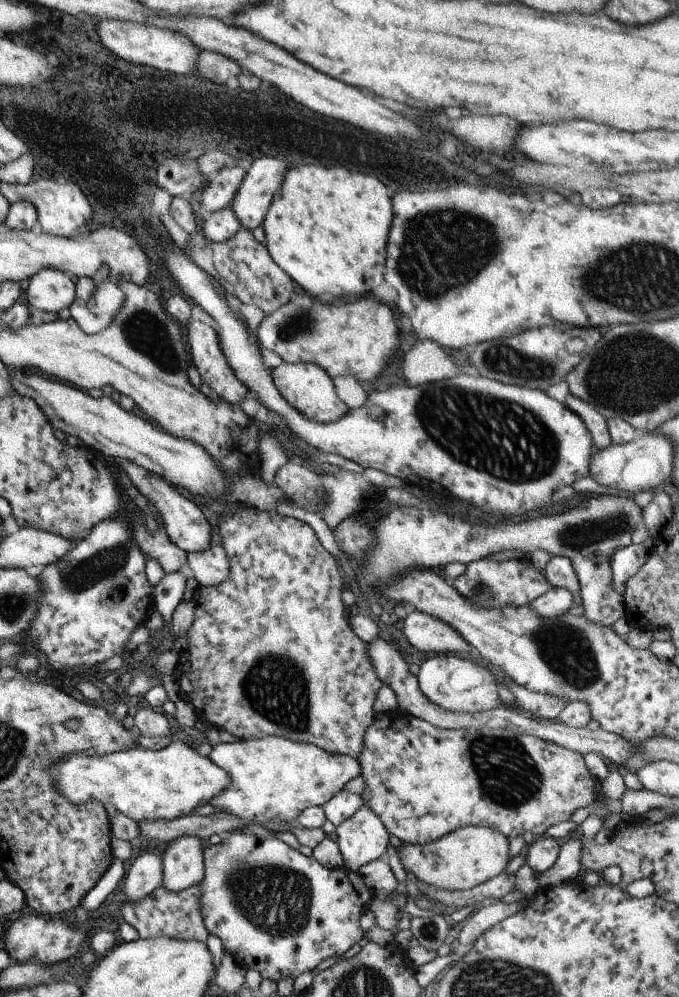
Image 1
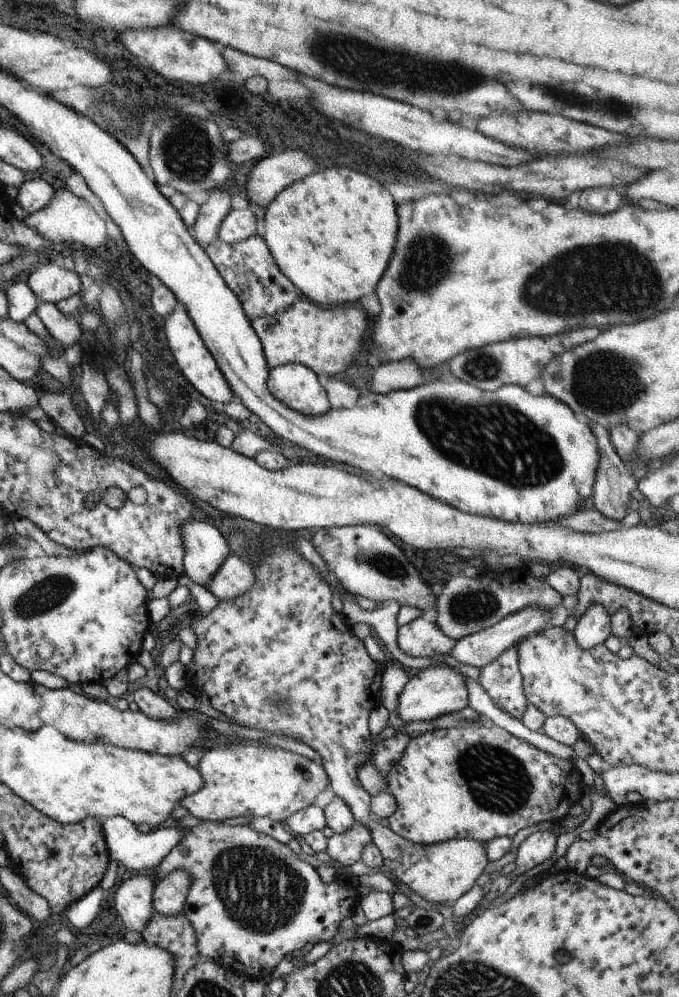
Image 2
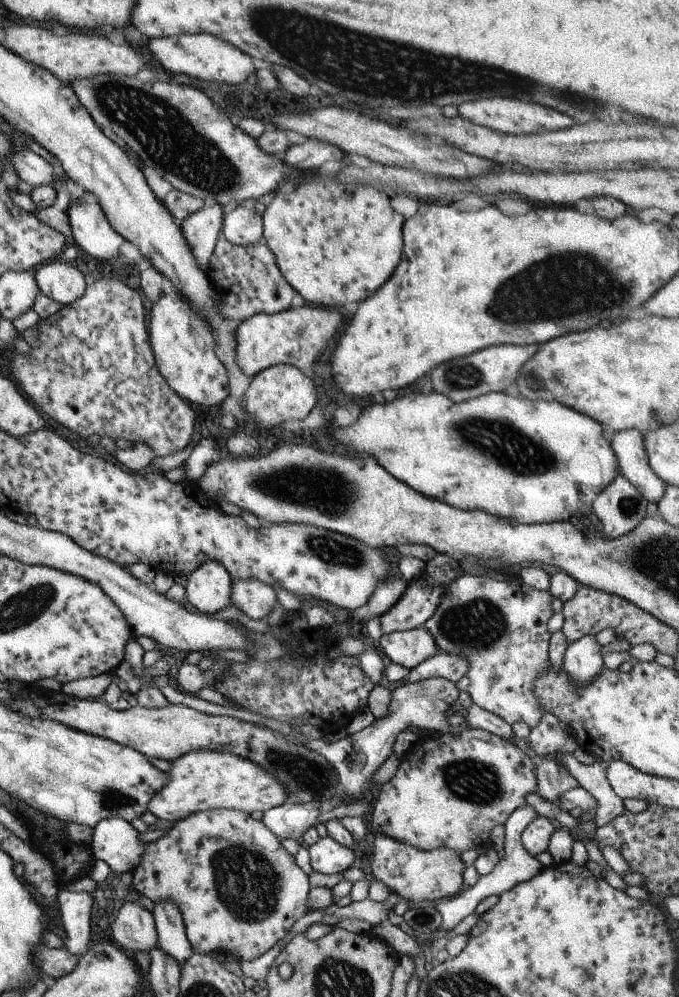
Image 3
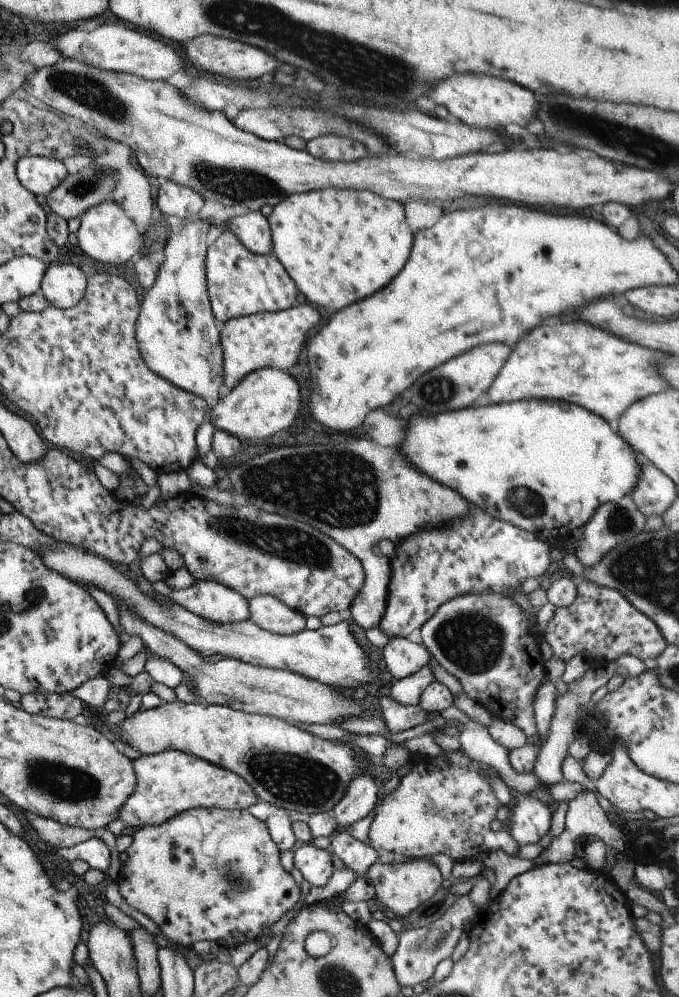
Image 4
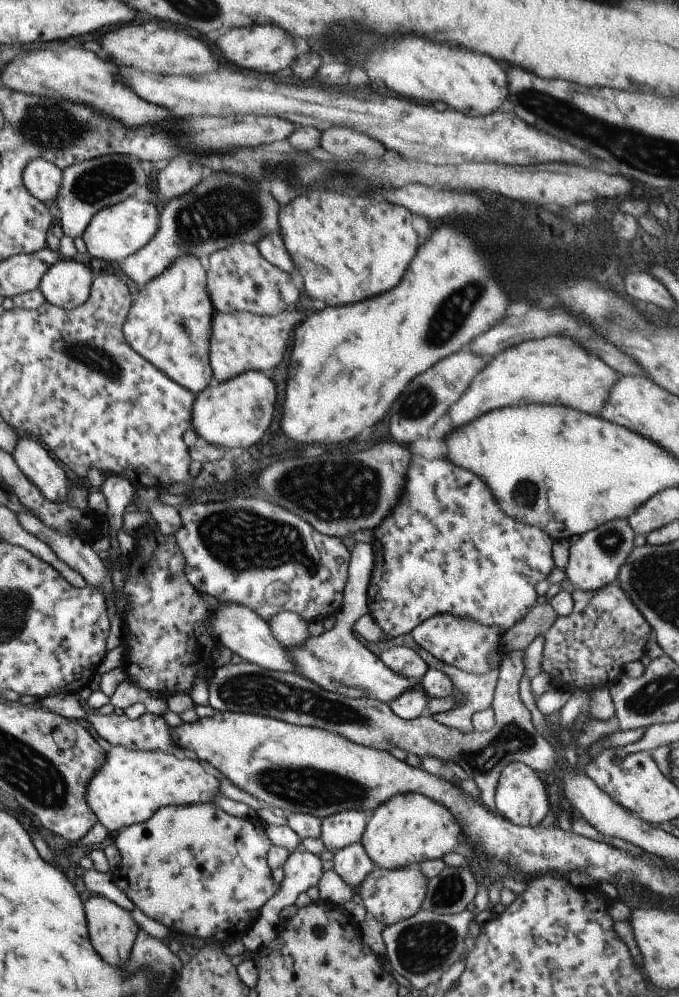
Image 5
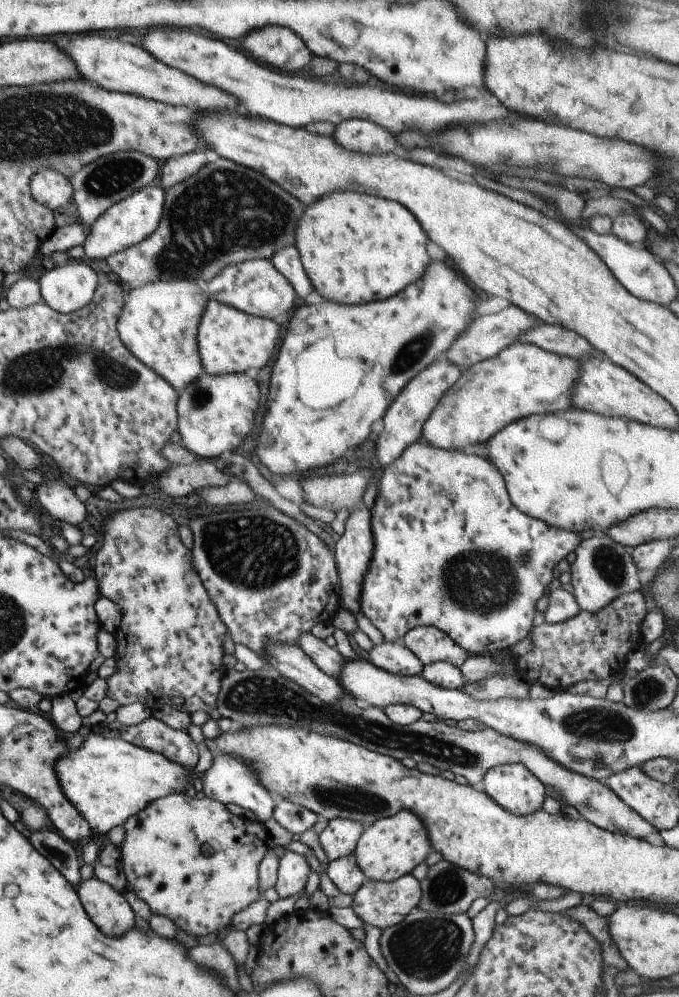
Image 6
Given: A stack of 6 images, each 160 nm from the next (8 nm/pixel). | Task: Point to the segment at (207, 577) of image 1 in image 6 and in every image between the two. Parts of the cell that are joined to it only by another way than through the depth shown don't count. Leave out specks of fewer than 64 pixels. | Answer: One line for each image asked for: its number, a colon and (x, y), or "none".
2: (234, 577)
3: (255, 599)
4: (266, 612)
5: (288, 628)
6: (327, 659)

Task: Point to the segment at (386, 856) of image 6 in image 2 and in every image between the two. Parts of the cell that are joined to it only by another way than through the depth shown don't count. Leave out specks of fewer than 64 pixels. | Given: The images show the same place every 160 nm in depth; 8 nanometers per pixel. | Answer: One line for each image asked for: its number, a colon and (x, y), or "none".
2: (477, 783)
3: (449, 790)
4: (444, 806)
5: (409, 827)

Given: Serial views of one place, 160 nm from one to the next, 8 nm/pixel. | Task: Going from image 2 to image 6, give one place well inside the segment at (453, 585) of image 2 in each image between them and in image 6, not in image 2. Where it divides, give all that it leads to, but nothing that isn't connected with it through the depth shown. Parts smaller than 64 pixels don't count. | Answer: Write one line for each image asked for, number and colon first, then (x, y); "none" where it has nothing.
3: (500, 626)
4: (486, 641)
5: (459, 642)
6: (429, 644)

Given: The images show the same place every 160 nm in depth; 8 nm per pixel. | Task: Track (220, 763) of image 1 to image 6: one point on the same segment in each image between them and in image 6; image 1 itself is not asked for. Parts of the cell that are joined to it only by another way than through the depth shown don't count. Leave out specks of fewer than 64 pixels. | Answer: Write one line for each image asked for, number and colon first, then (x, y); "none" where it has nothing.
2: (239, 779)
3: (200, 781)
4: (168, 783)
5: (132, 785)
6: (107, 780)

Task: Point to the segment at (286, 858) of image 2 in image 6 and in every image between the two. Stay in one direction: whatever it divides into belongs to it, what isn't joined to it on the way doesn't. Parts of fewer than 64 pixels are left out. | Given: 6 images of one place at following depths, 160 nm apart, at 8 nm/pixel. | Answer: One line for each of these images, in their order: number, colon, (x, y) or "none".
3: (238, 891)
4: (208, 874)
5: (194, 868)
6: (190, 860)

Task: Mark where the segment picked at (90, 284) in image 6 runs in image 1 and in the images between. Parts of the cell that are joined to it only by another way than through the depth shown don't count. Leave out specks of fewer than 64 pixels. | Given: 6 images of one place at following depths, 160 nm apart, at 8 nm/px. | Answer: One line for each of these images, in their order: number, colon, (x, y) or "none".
1: (49, 290)
2: (49, 283)
3: (56, 279)
4: (63, 285)
5: (66, 283)

